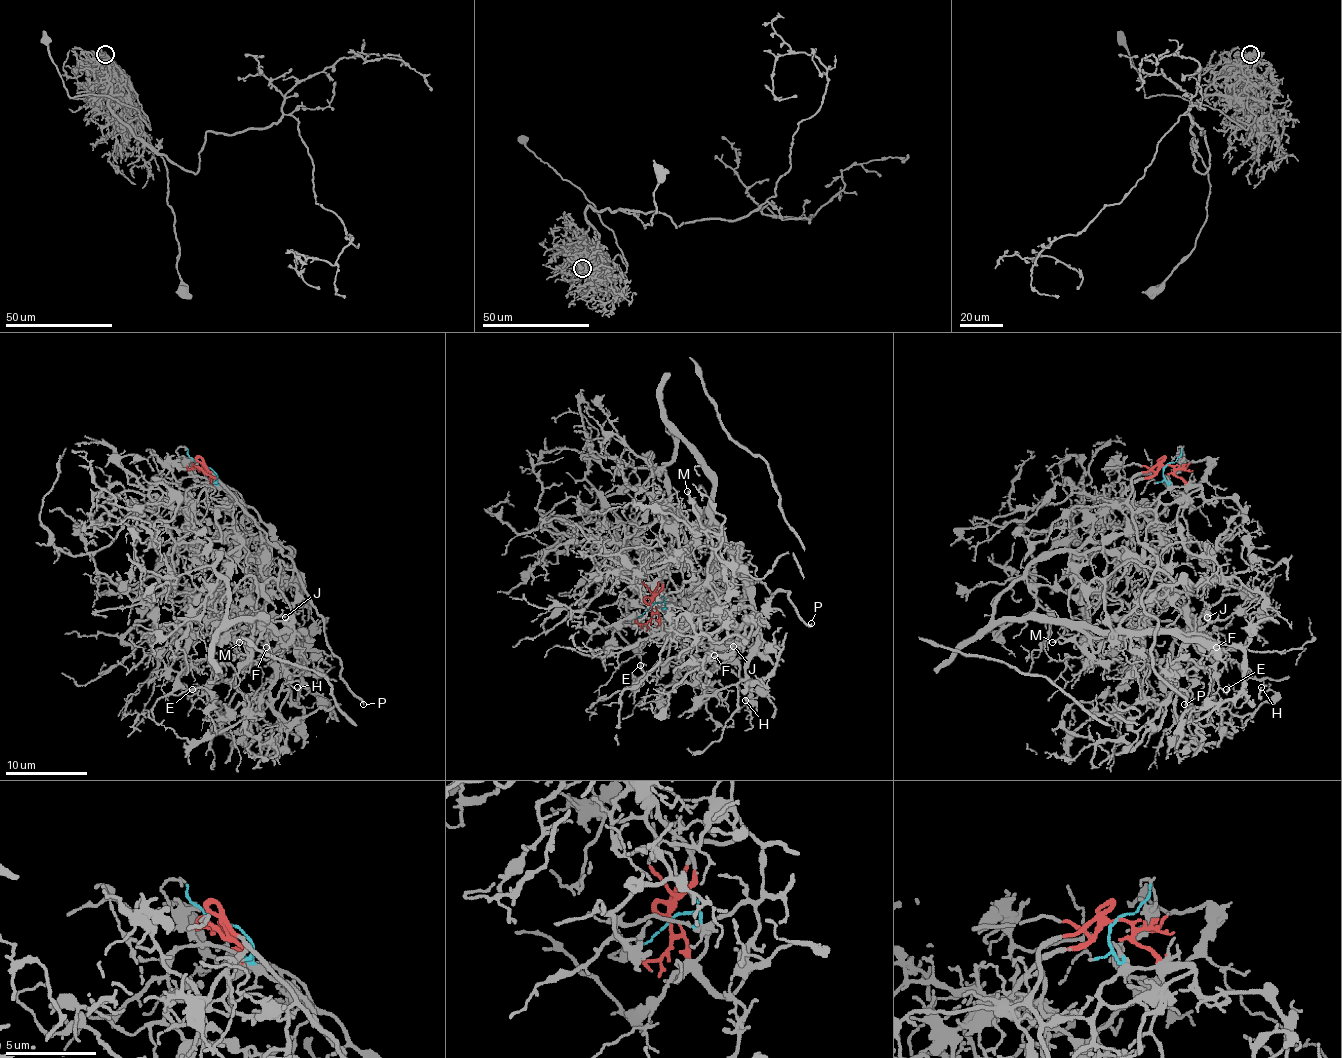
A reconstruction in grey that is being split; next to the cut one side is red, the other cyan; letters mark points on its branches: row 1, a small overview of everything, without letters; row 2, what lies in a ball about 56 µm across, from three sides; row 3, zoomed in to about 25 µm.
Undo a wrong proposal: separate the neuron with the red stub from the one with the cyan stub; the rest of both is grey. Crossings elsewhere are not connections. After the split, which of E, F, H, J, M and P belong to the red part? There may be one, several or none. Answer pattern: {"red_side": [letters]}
{"red_side": ["M", "P"]}

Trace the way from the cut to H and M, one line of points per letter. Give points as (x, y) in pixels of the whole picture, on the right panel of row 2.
H: (1167, 466), (1141, 556), (1040, 554), (999, 597), (993, 618), (1235, 644), (1249, 700), (1262, 687)
M: (1167, 466), (1137, 474), (1128, 499), (1157, 566), (1126, 560), (1077, 581), (1077, 632), (1052, 642)

